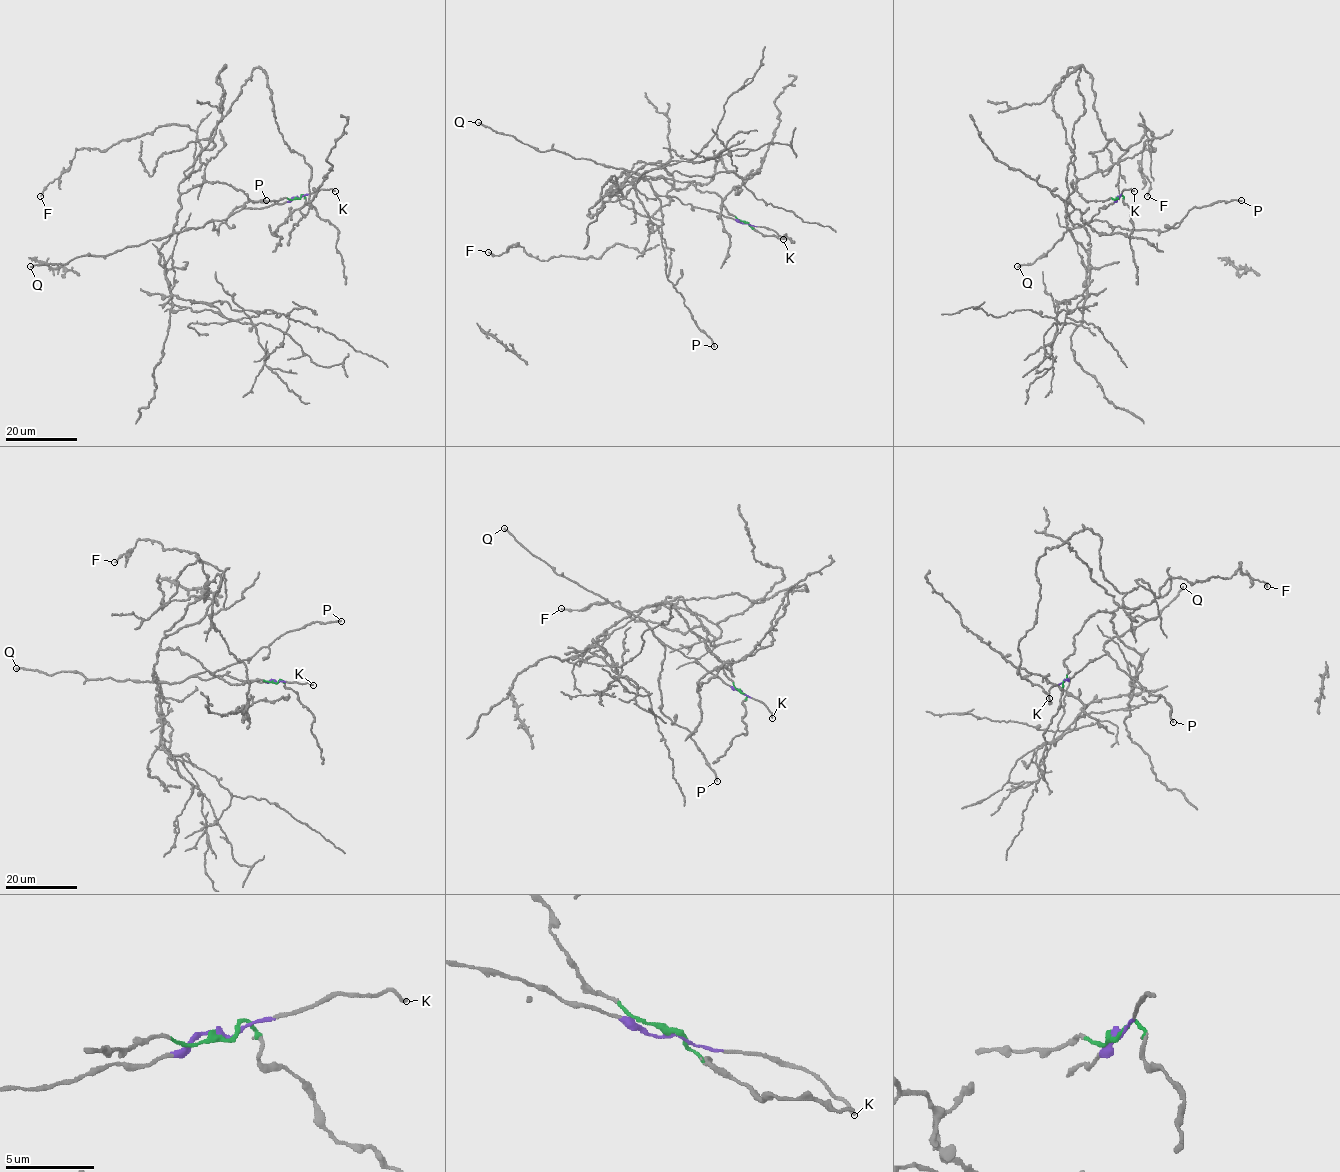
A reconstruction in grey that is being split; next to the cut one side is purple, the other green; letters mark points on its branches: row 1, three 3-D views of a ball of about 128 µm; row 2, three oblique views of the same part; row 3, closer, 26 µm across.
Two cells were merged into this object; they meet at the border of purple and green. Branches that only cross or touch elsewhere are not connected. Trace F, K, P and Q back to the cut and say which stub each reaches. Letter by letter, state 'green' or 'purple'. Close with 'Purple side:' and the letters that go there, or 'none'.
F: green
K: purple
P: purple
Q: purple
Purple side: K, P, Q

